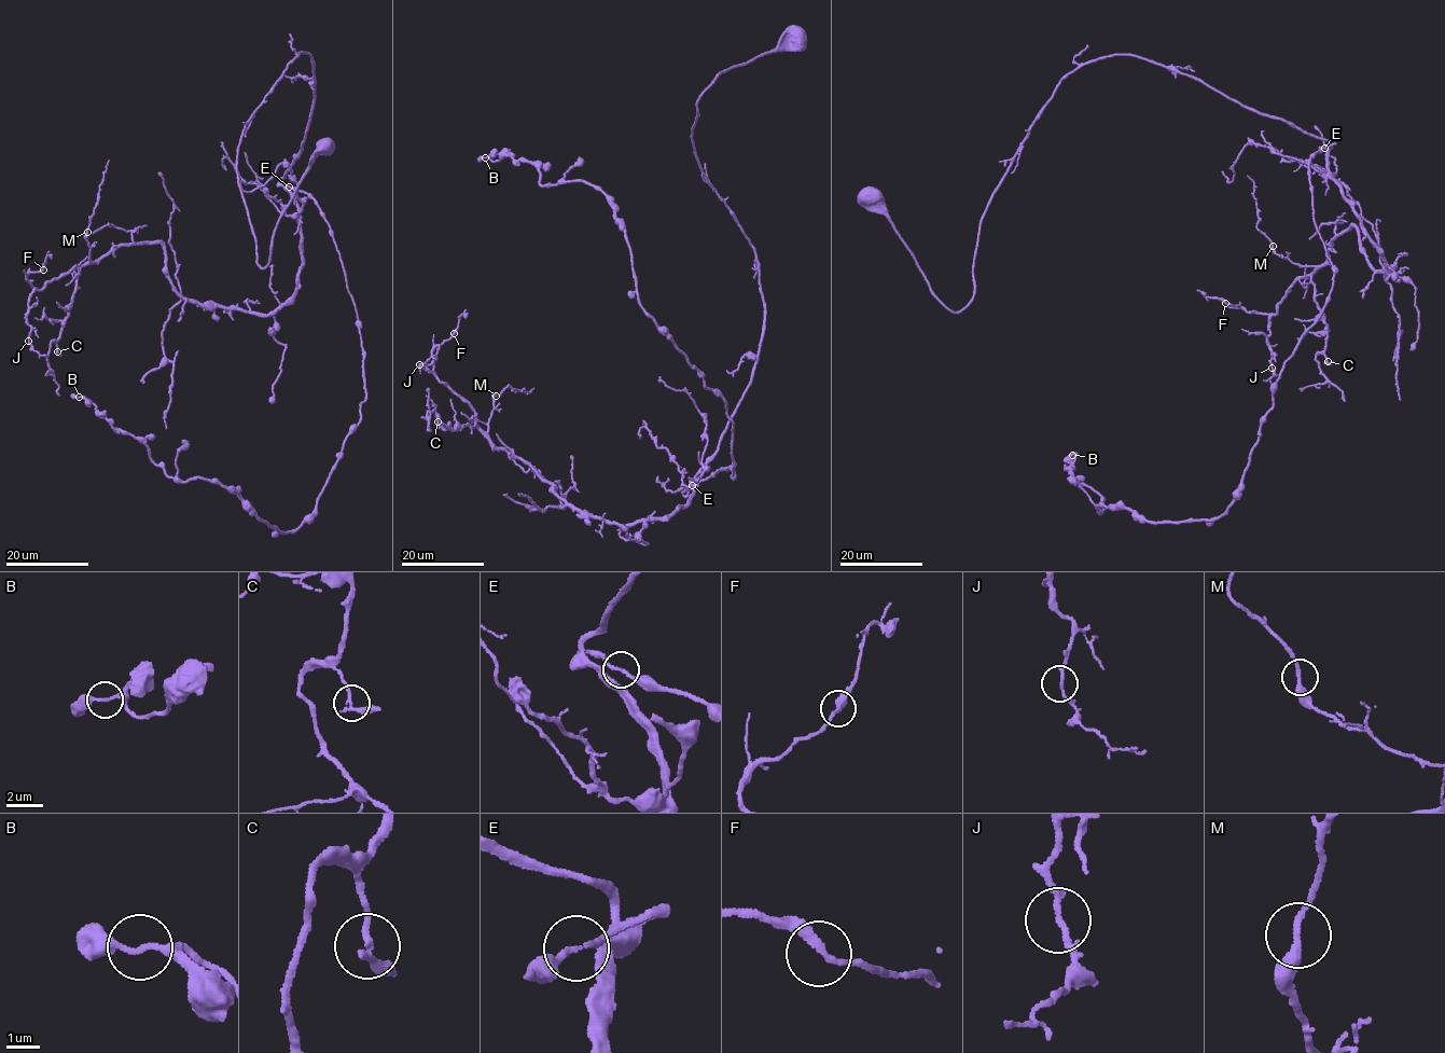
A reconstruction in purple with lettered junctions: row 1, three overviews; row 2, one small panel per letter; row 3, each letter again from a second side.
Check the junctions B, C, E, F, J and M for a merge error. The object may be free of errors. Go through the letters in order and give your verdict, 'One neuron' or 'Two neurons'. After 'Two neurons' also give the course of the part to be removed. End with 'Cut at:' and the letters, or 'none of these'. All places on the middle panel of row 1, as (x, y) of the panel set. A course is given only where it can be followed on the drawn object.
B: One neuron
C: One neuron
E: One neuron
F: One neuron
J: One neuron
M: One neuron
Cut at: none of these

